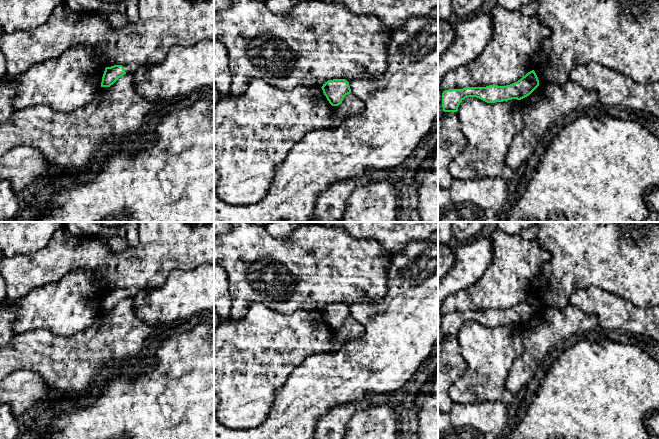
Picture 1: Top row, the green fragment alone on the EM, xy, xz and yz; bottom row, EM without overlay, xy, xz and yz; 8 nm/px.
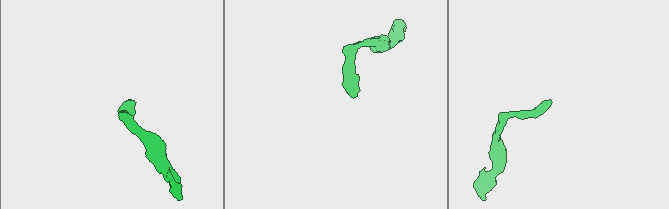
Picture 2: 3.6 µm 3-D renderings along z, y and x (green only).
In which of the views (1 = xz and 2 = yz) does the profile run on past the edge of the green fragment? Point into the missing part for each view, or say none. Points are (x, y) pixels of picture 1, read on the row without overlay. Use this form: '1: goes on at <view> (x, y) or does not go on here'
1: does not go on here
2: does not go on here

